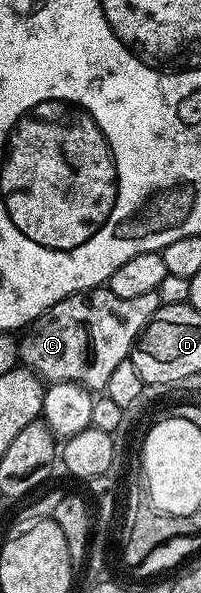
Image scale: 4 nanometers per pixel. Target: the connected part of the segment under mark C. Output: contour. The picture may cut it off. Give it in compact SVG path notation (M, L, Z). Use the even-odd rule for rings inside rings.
M106 285L80 291L43 311L23 332L20 362L49 384L81 383L93 393L103 392L110 373L131 356L141 331L161 305L155 291L142 297L117 297Z

